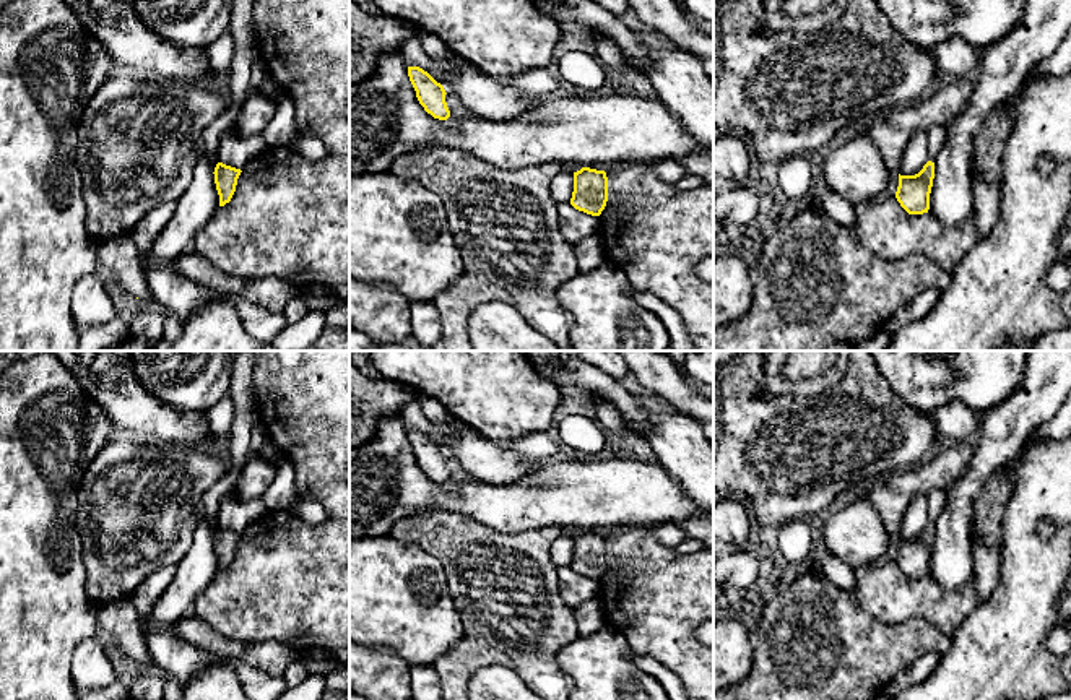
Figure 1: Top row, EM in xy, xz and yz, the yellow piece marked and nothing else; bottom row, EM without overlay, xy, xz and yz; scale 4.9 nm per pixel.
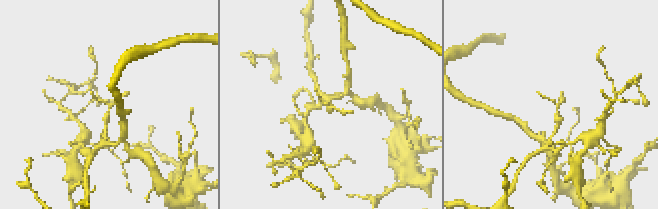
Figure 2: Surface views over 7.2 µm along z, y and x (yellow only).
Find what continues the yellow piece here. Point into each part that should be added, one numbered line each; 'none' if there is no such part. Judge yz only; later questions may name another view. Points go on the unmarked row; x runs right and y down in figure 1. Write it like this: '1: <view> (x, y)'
1: yz (936, 499)

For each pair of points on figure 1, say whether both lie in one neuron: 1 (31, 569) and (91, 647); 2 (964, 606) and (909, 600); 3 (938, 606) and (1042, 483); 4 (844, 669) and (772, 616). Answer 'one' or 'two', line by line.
1: two
2: one
3: two
4: one

